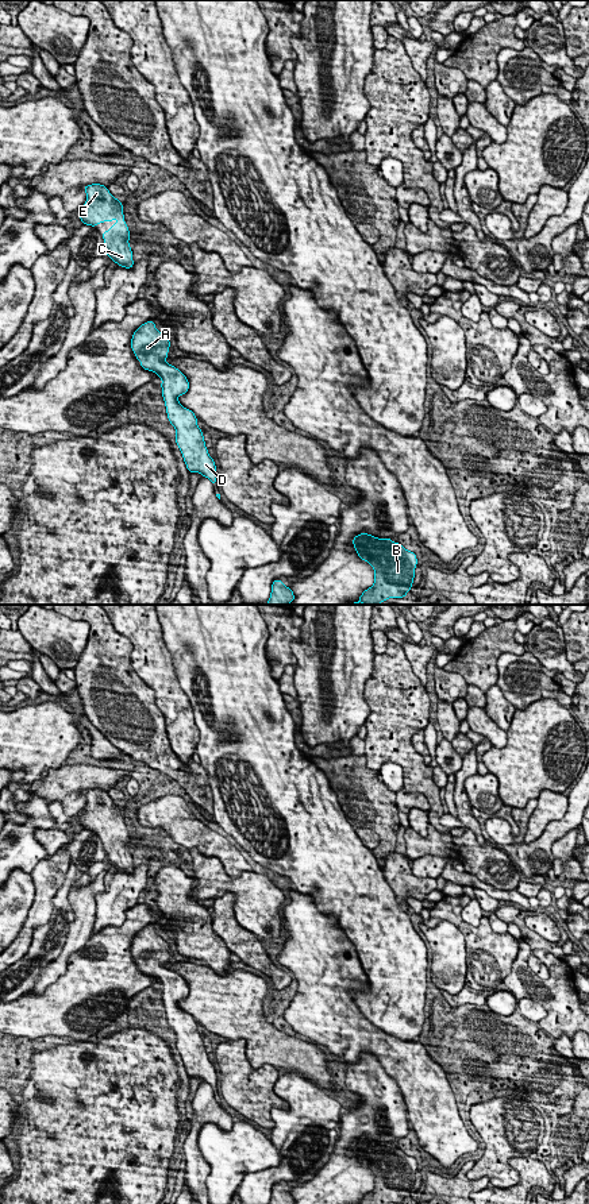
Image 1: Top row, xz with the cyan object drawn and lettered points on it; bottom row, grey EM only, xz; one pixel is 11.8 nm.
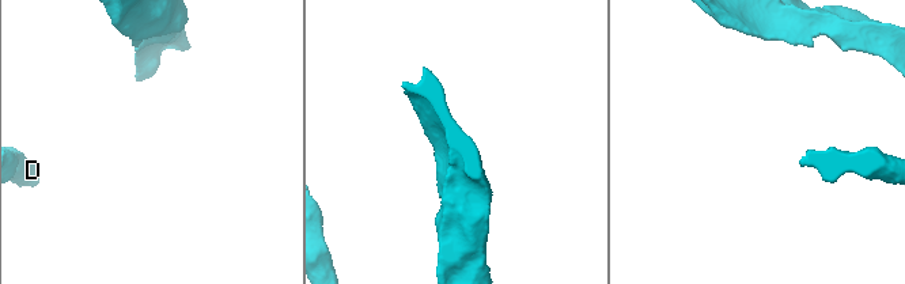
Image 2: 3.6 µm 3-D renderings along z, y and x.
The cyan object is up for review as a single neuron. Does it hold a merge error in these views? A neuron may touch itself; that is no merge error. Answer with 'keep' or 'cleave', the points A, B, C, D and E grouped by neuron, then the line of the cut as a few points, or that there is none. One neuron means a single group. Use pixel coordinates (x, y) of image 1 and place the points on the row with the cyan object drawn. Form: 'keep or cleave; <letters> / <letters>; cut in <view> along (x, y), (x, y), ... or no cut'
keep; A B C D E; no cut

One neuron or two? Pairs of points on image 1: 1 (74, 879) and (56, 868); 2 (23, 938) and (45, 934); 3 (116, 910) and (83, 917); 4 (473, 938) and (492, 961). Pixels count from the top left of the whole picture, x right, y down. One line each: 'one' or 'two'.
1: two
2: two
3: two
4: one

